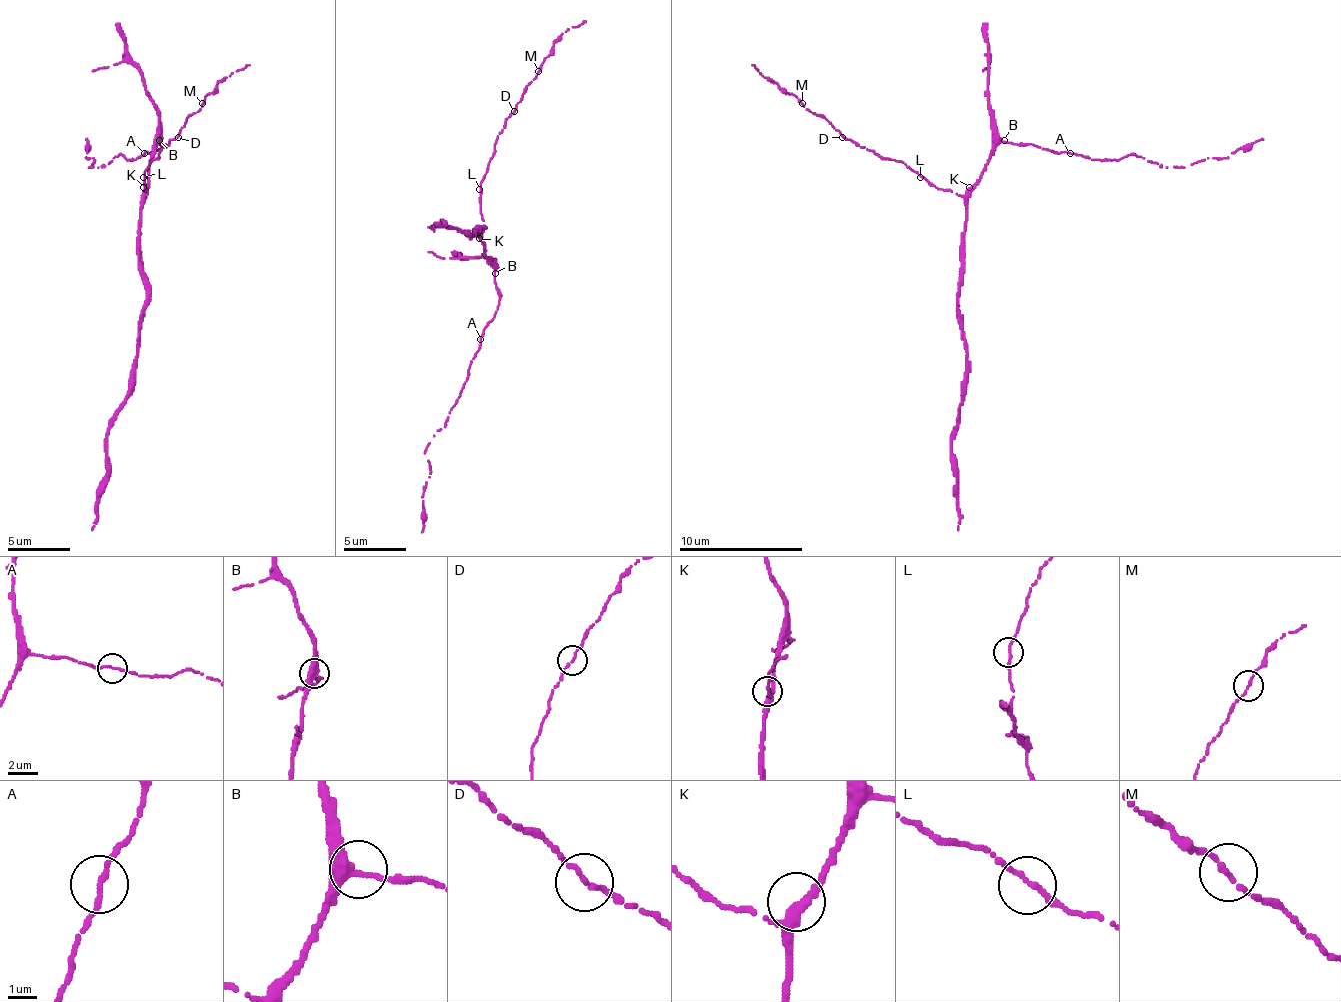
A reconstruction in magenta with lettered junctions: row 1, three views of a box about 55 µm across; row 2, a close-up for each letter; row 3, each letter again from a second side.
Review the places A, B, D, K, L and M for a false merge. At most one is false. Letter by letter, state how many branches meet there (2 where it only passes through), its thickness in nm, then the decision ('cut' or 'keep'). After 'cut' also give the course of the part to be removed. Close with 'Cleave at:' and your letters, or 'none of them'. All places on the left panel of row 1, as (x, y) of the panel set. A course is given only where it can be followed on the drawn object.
A: 2 branches meet; 170 nm thick; keep
B: 3 branches meet; 280 nm thick; keep
D: 2 branches meet; 160 nm thick; keep
K: 2 branches meet; 360 nm thick; keep
L: 2 branches meet; 180 nm thick; keep
M: 2 branches meet; 170 nm thick; keep
Cleave at: none of them

